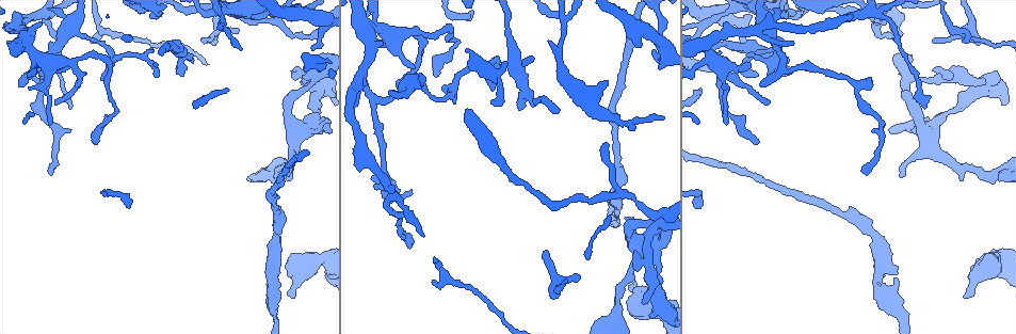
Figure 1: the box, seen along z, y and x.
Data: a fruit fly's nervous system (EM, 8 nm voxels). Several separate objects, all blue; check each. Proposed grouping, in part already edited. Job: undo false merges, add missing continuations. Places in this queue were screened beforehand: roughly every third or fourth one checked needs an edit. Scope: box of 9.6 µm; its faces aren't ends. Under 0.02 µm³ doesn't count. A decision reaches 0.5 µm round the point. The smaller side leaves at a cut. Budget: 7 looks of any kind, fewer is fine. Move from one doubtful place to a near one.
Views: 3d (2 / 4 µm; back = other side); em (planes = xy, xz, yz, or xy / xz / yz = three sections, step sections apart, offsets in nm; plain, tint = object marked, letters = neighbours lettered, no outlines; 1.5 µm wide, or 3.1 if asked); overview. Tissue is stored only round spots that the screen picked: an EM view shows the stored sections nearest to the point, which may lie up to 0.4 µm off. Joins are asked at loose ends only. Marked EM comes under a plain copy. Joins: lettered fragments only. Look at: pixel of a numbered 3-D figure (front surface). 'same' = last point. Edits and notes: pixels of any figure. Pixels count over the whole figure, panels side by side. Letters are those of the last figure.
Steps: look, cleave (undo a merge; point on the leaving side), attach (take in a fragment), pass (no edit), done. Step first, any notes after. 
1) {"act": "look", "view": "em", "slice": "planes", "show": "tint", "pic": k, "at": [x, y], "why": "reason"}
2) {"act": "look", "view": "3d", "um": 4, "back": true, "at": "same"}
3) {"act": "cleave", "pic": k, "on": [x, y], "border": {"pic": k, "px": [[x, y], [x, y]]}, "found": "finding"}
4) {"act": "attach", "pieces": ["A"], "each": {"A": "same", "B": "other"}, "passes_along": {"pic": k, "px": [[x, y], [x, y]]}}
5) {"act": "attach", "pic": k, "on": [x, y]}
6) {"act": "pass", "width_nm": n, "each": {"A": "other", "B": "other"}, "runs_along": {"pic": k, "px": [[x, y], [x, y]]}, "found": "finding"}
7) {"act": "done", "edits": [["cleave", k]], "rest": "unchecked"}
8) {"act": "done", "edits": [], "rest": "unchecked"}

{"act": "look", "view": "em", "slice": "planes", "show": "letters", "pic": 1, "at": [635, 281], "why": "free end"}

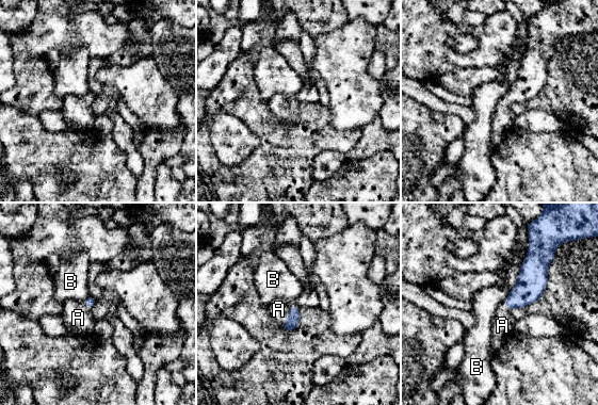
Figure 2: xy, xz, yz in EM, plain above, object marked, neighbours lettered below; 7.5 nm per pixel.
{"act": "attach", "pieces": ["A"], "each": {"A": "same", "B": "other"}, "passes_along": {"pic": 2, "px": [[293, 320], [289, 314], [278, 309]]}, "found": "the neuron continues"}

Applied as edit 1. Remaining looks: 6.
{"act": "look", "view": "overview", "why": "redraw"}

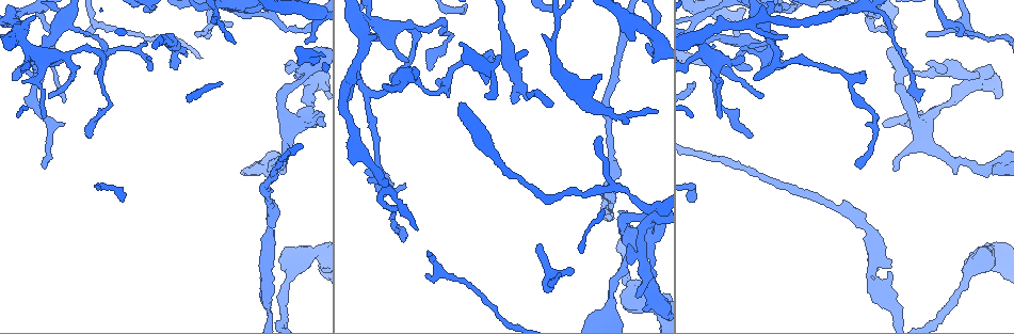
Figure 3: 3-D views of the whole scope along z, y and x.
{"act": "look", "view": "em", "slice": "xy", "step": 8, "show": "letters", "pic": 3, "at": [609, 309], "why": "side arm on a straight run"}

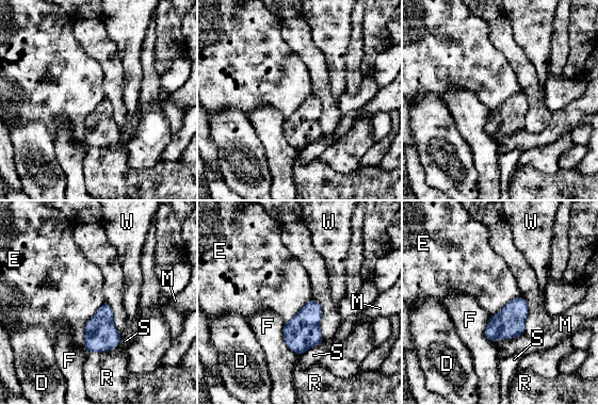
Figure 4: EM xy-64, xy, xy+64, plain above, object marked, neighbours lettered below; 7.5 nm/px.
{"act": "pass", "each": {"D": "other", "E": "other", "F": "other", "M": "other", "R": "other", "S": "other", "W": "other"}, "found": "one neuron here"}

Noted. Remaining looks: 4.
{"act": "look", "view": "em", "slice": "planes", "show": "letters", "pic": 3, "at": [538, 244], "why": "tapers out"}

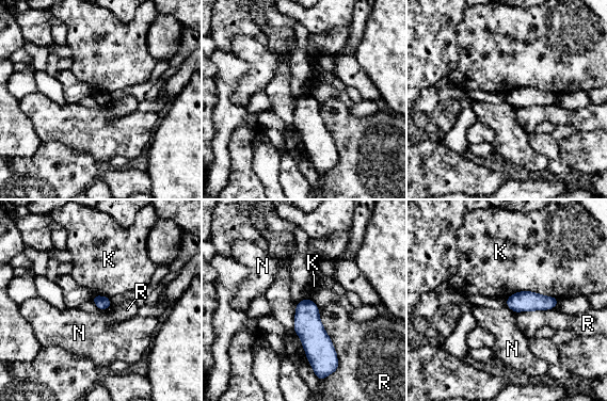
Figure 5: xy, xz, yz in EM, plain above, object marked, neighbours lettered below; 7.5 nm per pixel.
{"act": "pass", "width_nm": 100, "each": {"K": "other", "N": "other", "R": "other"}, "found": "none of them fits"}

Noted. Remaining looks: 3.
{"act": "done", "edits": [["attach", 2]], "rest": "unchecked"}

